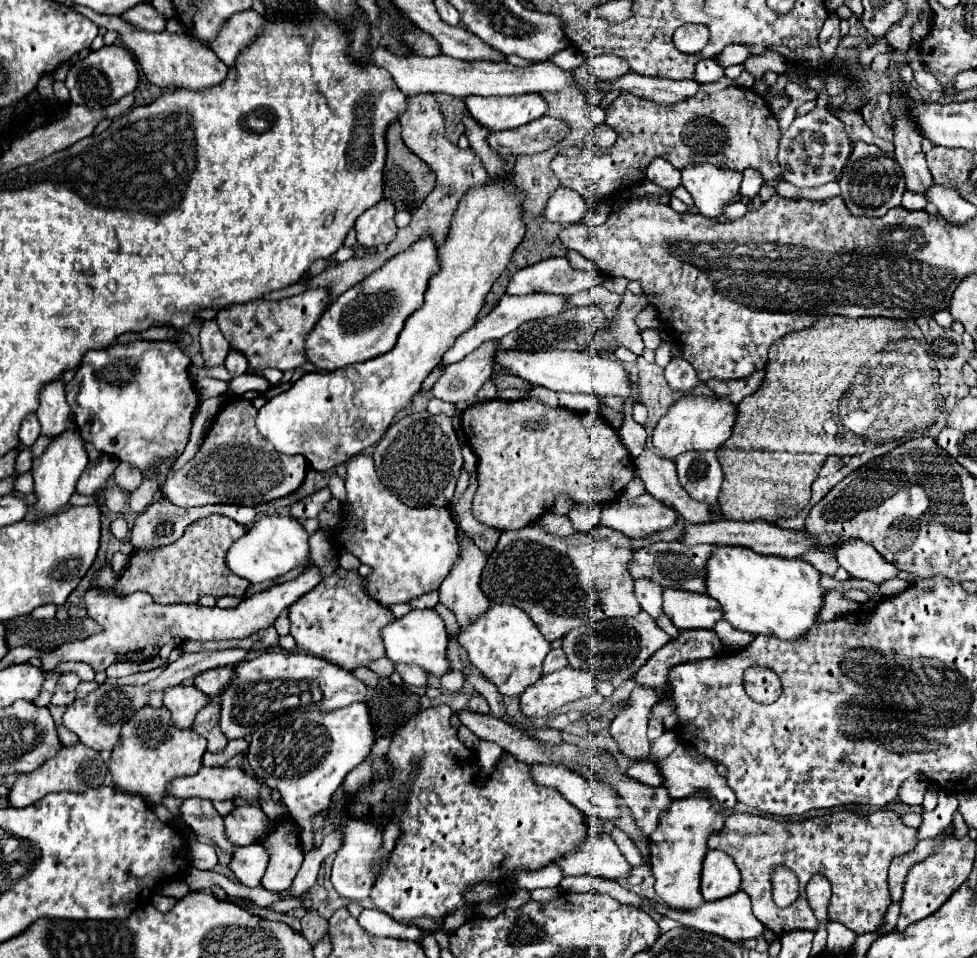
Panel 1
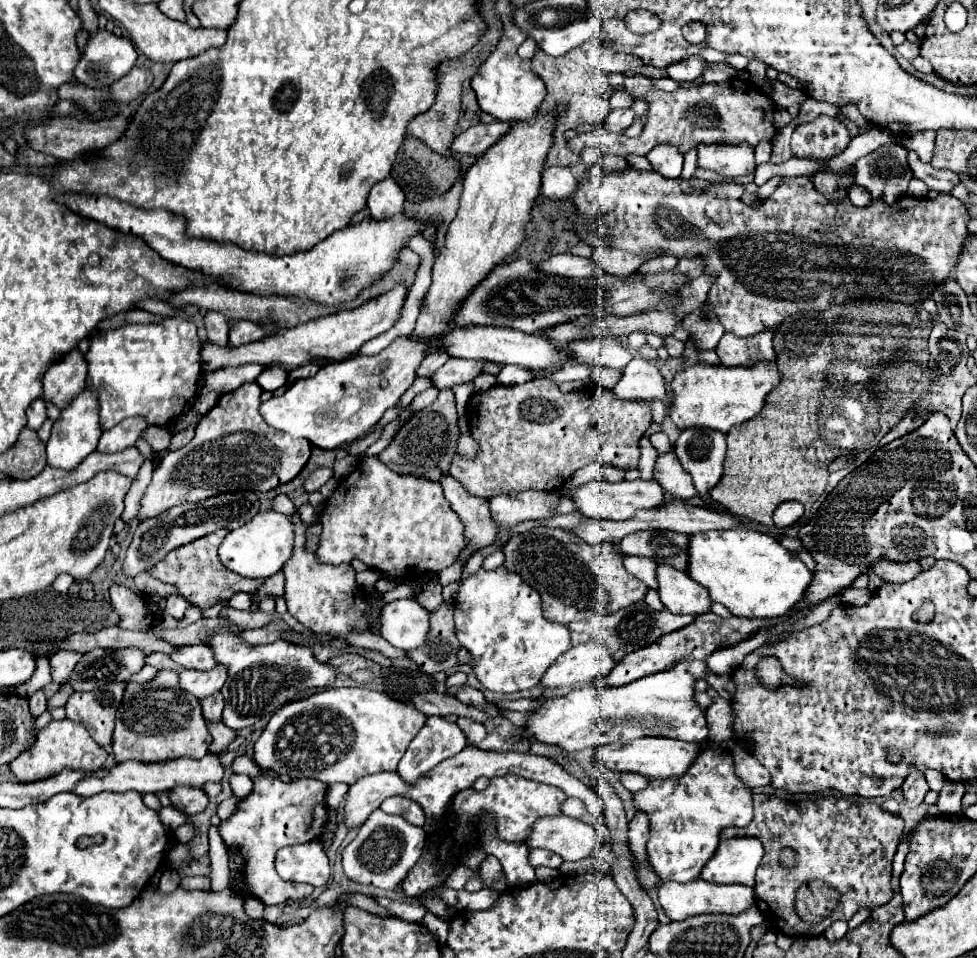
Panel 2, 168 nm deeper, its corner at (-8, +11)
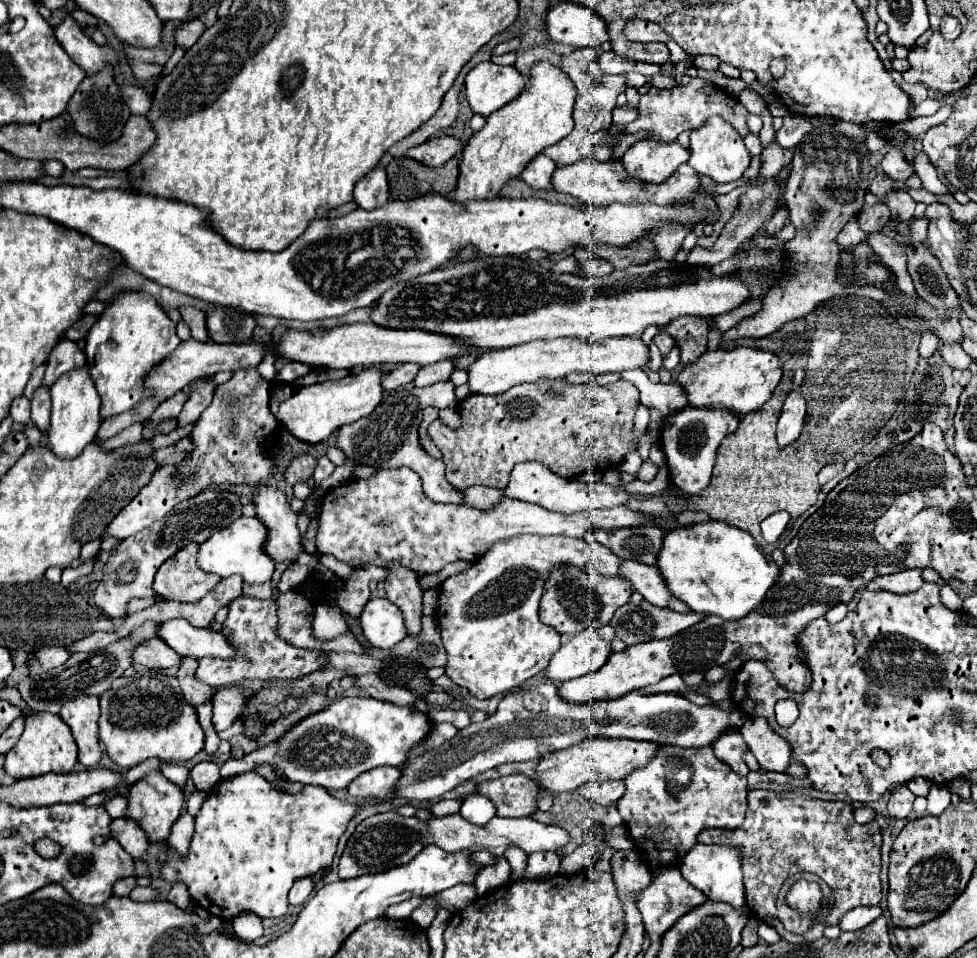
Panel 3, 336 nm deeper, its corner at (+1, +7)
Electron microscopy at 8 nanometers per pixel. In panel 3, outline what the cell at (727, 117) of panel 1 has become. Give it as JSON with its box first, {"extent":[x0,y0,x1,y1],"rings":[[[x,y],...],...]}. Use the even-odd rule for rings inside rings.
{"extent":[625,77,749,141],"rings":[[[693,77],[687,85],[679,85],[679,87],[673,87],[673,89],[651,87],[645,95],[641,95],[641,101],[639,101],[639,119],[633,121],[633,123],[629,123],[625,127],[625,131],[627,133],[635,133],[639,129],[653,129],[653,139],[675,141],[681,131],[699,129],[703,125],[703,121],[707,117],[711,117],[711,115],[725,117],[725,121],[729,121],[741,133],[741,137],[745,137],[747,131],[749,131],[747,123],[745,123],[747,109],[733,95],[729,95],[725,89],[719,89],[711,81],[699,79],[699,77]]]}

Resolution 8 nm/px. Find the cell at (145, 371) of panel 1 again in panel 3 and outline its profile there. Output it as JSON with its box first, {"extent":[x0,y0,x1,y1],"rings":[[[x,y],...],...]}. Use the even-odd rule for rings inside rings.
{"extent":[85,291,181,419],"rings":[[[119,291],[89,329],[85,341],[87,367],[103,401],[103,419],[135,407],[143,397],[143,379],[147,371],[181,343],[175,335],[175,323],[145,291]]]}

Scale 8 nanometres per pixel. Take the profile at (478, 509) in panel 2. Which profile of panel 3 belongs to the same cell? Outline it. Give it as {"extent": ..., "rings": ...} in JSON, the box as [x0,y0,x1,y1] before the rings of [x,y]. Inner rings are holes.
{"extent":[335,381,463,505],"rings":[[[443,381],[443,383],[435,383],[435,385],[429,385],[429,387],[413,387],[413,389],[395,389],[391,393],[385,393],[383,401],[375,407],[375,411],[359,421],[353,421],[349,425],[343,425],[339,427],[337,431],[337,441],[335,441],[335,447],[341,449],[345,453],[347,459],[355,461],[357,465],[369,465],[369,467],[375,467],[375,469],[395,469],[395,467],[409,467],[413,469],[421,481],[423,481],[423,491],[429,499],[437,501],[437,503],[457,503],[461,505],[463,501],[459,501],[459,493],[457,489],[445,479],[445,473],[443,473],[443,461],[439,459],[433,459],[429,453],[423,451],[421,443],[419,443],[419,423],[421,423],[421,411],[425,407],[437,407],[438,409],[445,409],[445,407],[456,407],[458,405],[455,397],[455,385],[451,381]]]}

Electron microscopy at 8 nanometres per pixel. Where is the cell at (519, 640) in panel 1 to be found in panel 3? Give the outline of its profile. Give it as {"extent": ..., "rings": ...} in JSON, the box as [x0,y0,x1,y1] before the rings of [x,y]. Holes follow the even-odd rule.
{"extent":[439,535,619,699],"rings":[[[519,535],[505,541],[495,541],[491,549],[473,561],[467,569],[447,577],[439,589],[439,629],[441,641],[447,651],[445,675],[461,689],[465,689],[475,699],[489,699],[499,693],[507,693],[519,687],[529,677],[547,669],[551,655],[559,649],[559,633],[543,625],[537,617],[539,599],[543,595],[543,585],[547,573],[557,565],[579,567],[585,573],[599,573],[607,577],[619,575],[619,557],[603,549],[603,545],[593,545],[583,539],[571,537],[537,537]]]}

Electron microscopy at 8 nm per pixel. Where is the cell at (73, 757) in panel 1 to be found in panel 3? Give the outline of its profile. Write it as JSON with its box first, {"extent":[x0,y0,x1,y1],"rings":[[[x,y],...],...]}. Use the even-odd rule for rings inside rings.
{"extent":[5,713,77,779],"rings":[[[35,713],[25,717],[25,729],[17,745],[5,755],[5,771],[15,779],[39,777],[45,773],[69,773],[77,763],[77,743],[59,715]]]}

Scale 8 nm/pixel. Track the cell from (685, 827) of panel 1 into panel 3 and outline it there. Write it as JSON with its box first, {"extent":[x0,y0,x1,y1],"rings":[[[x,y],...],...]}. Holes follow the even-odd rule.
{"extent":[617,745,747,873],"rings":[[[659,745],[655,757],[639,769],[633,769],[625,779],[625,795],[617,801],[619,815],[625,821],[635,847],[645,853],[653,873],[665,863],[679,863],[683,853],[697,845],[697,835],[707,827],[729,827],[743,823],[747,809],[747,779],[737,775],[725,761],[717,759],[711,747],[673,747]]]}

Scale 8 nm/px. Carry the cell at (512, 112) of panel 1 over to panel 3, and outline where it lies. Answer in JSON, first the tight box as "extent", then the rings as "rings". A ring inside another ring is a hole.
{"extent":[465,61,525,115],"rings":[[[493,61],[479,63],[465,77],[467,101],[477,115],[491,115],[525,89],[525,79],[515,67],[495,65]]]}

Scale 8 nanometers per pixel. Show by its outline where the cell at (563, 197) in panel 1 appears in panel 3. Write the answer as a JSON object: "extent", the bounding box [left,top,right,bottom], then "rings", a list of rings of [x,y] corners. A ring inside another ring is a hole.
{"extent":[521,153,557,189],"rings":[[[539,153],[535,159],[529,161],[525,171],[521,173],[521,179],[535,189],[547,189],[547,187],[551,187],[551,175],[553,175],[555,167],[557,165],[547,155]]]}

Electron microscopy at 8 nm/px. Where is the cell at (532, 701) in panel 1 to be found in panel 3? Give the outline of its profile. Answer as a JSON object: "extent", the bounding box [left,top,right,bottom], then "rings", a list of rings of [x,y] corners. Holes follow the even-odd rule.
{"extent":[547,629,611,681],"rings":[[[585,629],[575,635],[567,645],[551,657],[551,665],[547,667],[547,679],[569,681],[581,675],[587,675],[605,665],[611,653],[611,643],[605,641],[595,629]]]}

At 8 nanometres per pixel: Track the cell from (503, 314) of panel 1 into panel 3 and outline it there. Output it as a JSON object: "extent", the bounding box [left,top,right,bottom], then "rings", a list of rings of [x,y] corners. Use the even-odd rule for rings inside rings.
{"extent":[383,363,419,391],"rings":[[[401,363],[395,369],[391,369],[385,377],[383,377],[383,391],[393,391],[405,383],[411,383],[415,379],[415,373],[419,371],[419,365],[415,363]]]}

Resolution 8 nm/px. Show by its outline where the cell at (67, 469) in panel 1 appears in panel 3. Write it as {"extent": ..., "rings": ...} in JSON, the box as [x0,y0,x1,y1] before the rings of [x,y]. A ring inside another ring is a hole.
{"extent":[47,367,101,459],"rings":[[[87,367],[73,369],[71,373],[59,377],[59,381],[51,385],[51,399],[53,399],[53,409],[51,409],[51,425],[47,431],[47,445],[55,451],[57,457],[73,459],[79,455],[79,451],[83,451],[85,445],[89,445],[95,439],[97,429],[101,425],[101,415],[99,415],[101,399],[89,375],[89,369]]]}

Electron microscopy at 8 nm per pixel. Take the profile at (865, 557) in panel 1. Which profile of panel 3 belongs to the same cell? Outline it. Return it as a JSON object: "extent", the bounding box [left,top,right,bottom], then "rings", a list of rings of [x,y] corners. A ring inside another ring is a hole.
{"extent":[875,569,923,593],"rings":[[[907,569],[907,571],[901,571],[901,573],[877,577],[875,583],[883,591],[913,593],[913,591],[917,591],[923,585],[923,579],[921,579],[921,569]]]}

